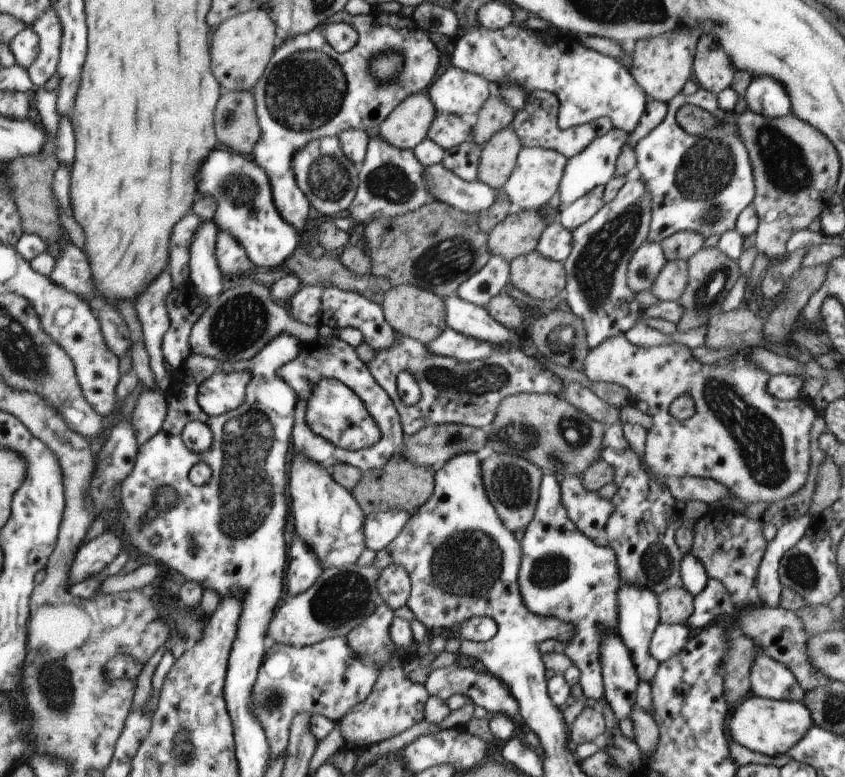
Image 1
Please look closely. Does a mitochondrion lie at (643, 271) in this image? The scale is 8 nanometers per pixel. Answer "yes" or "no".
yes

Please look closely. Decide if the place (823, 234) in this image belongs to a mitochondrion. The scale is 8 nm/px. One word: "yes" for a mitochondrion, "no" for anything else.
no

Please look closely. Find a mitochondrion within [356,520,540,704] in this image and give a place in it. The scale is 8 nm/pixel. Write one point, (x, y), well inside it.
(467, 562)

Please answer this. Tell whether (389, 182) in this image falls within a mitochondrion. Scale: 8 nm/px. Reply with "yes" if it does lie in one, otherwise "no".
yes

